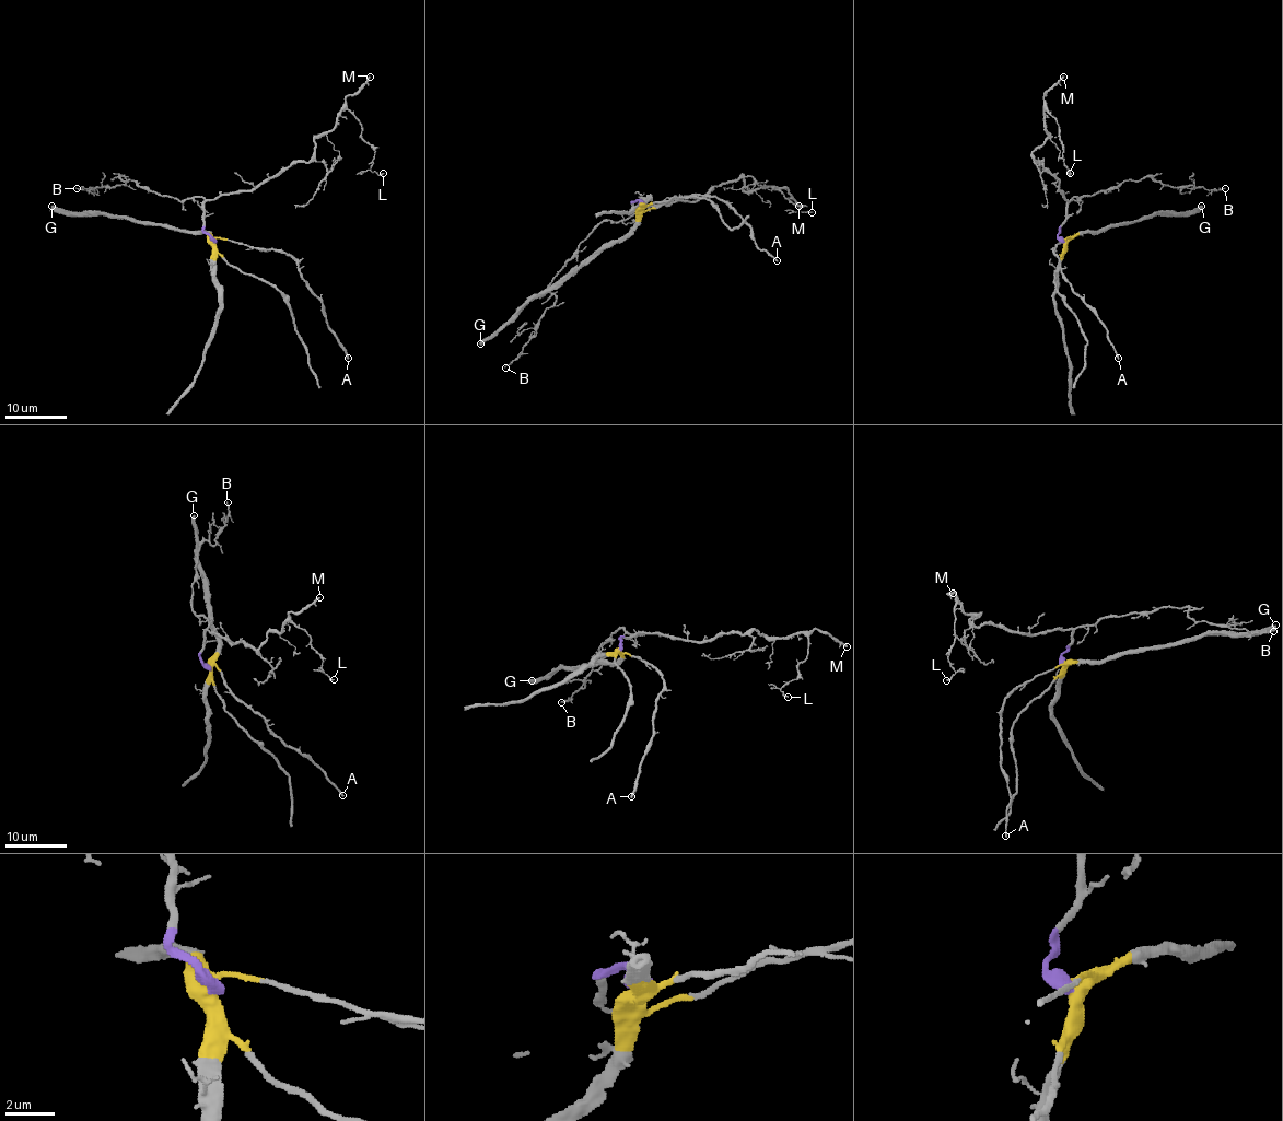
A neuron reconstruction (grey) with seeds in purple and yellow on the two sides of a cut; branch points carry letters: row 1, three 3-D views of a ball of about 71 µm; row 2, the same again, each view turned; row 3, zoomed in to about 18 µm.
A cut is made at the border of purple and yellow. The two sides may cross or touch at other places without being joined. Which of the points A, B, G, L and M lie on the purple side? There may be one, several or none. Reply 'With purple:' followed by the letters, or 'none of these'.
With purple: B, L, M

